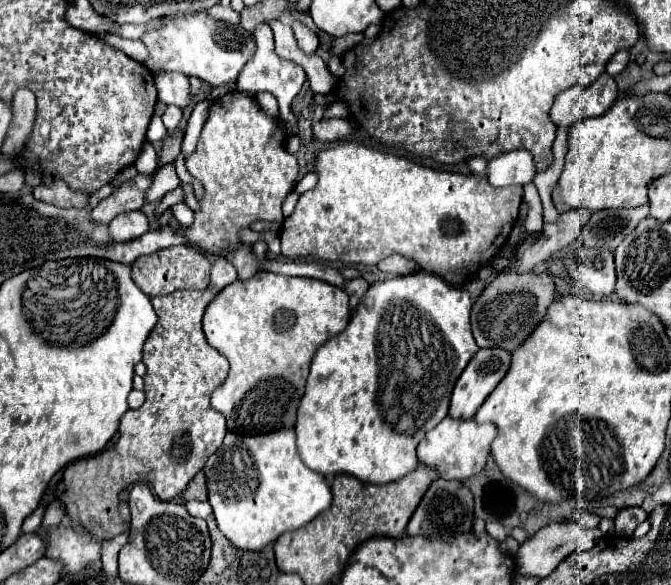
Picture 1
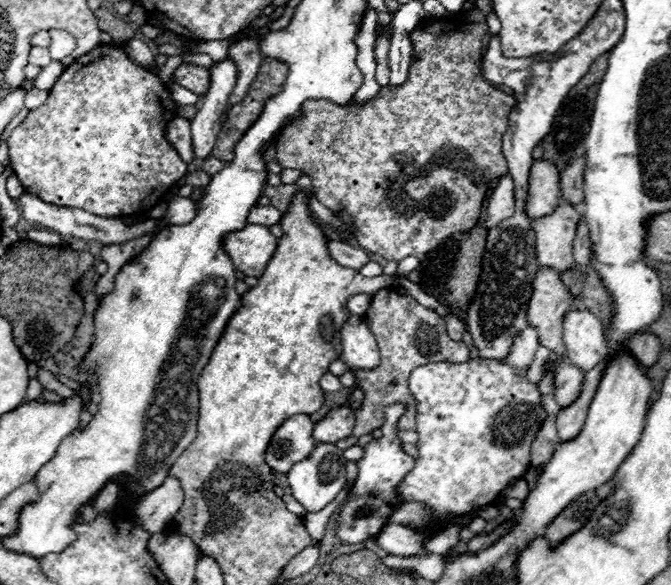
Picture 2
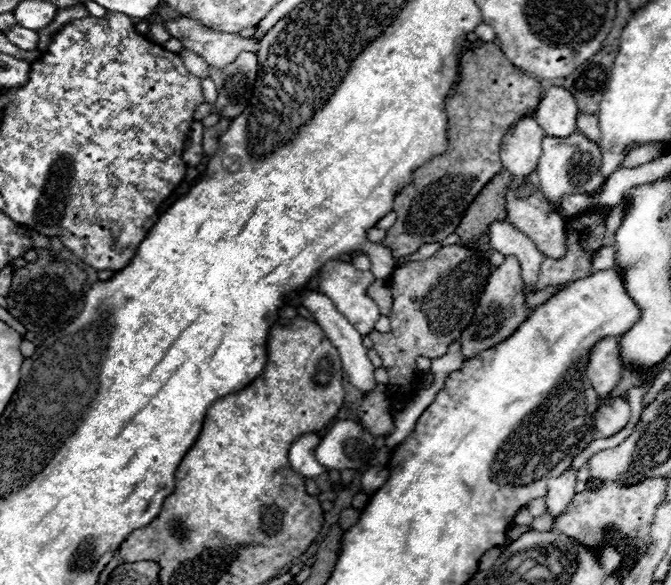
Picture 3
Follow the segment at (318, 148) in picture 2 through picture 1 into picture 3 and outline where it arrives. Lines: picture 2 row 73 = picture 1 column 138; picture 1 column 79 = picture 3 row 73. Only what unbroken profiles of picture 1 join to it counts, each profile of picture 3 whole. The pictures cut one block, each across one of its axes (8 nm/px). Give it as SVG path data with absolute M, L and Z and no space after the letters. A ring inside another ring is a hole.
M482 44L464 52L456 94L446 100L448 150L444 156L424 164L414 174L414 184L404 188L394 200L392 210L398 218L382 240L394 258L414 254L420 246L444 240L456 230L476 194L502 170L500 142L506 130L526 112L536 110L540 96L540 82L514 68L496 44Z

